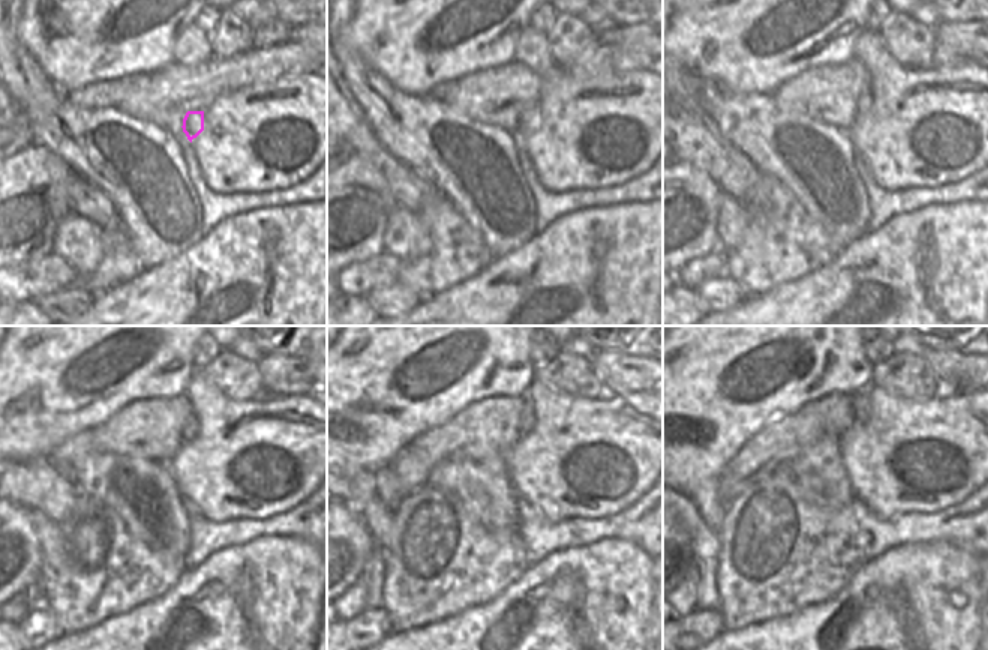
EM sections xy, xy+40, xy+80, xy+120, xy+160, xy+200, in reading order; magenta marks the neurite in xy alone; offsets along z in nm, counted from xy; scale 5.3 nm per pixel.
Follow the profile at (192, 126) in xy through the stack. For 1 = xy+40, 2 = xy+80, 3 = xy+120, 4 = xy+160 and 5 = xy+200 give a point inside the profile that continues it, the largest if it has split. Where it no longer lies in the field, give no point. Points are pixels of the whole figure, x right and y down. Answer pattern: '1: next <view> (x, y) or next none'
1: next xy+40 (529, 117)
2: next xy+80 (865, 99)
3: next xy+120 (191, 428)
4: next xy+160 (526, 419)
5: next xy+200 (861, 398)

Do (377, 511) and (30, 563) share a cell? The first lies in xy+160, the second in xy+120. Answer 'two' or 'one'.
two

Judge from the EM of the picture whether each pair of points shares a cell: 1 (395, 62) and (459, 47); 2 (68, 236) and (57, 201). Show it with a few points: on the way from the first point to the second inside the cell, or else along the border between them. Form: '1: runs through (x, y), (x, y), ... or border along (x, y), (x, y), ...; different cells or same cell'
1: runs through (411, 53), (443, 51); same cell
2: border along (71, 212), (60, 221), (50, 251); different cells

